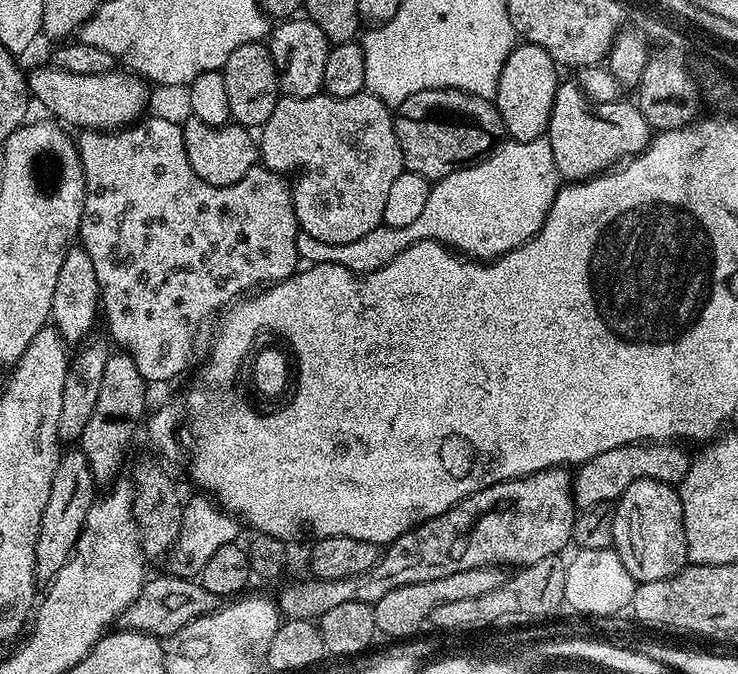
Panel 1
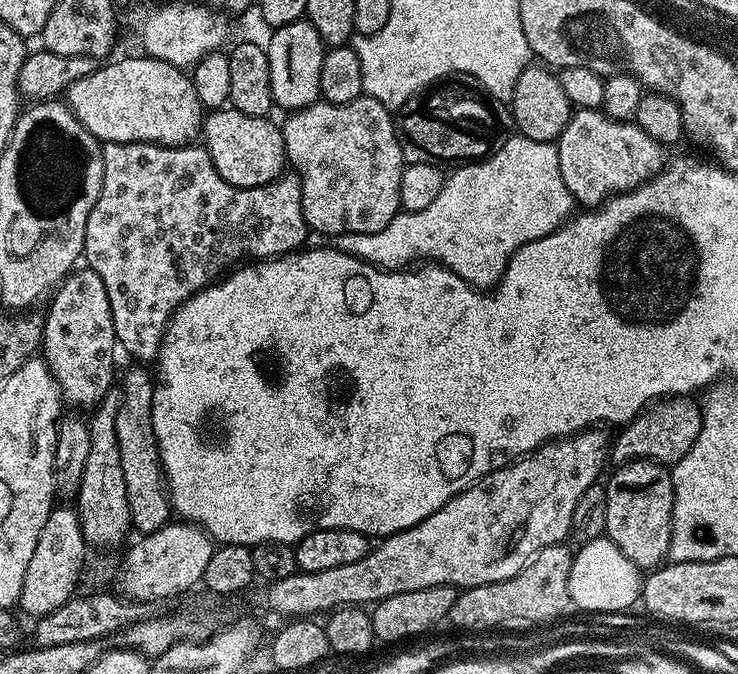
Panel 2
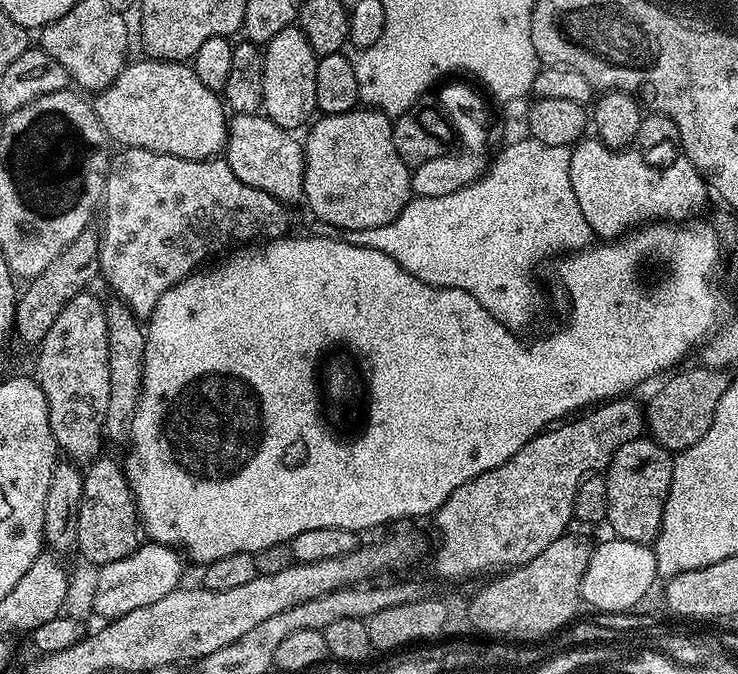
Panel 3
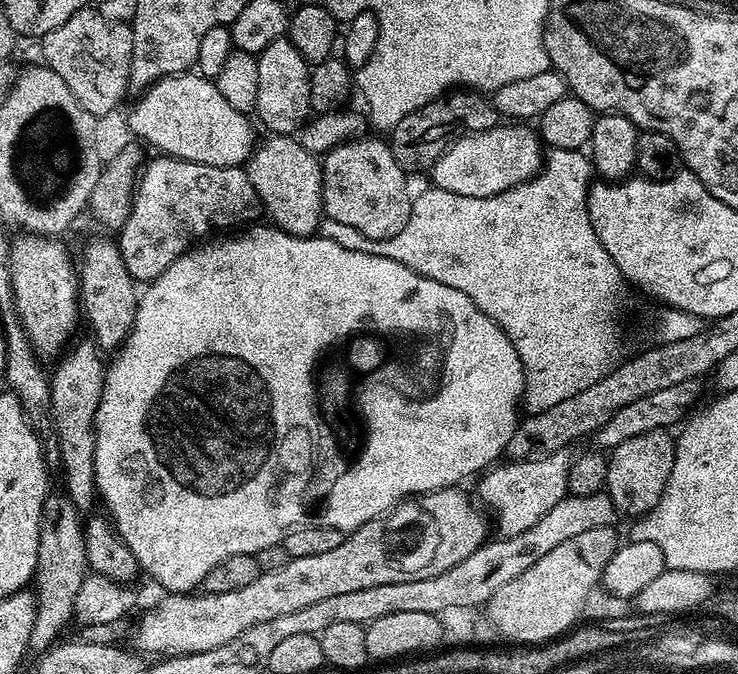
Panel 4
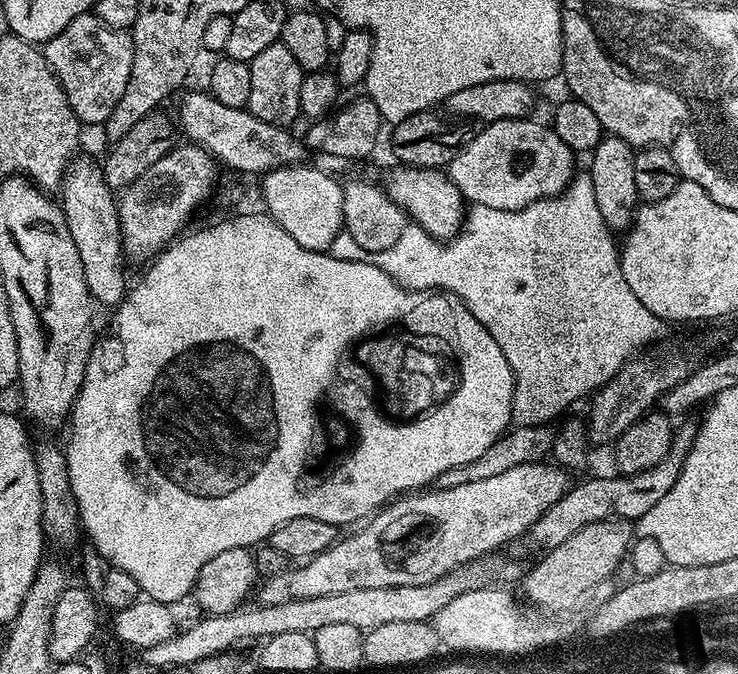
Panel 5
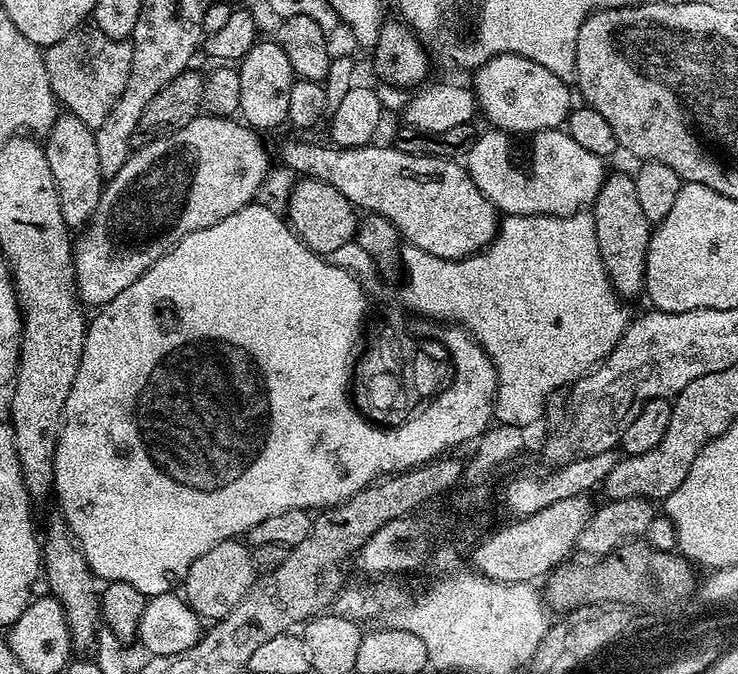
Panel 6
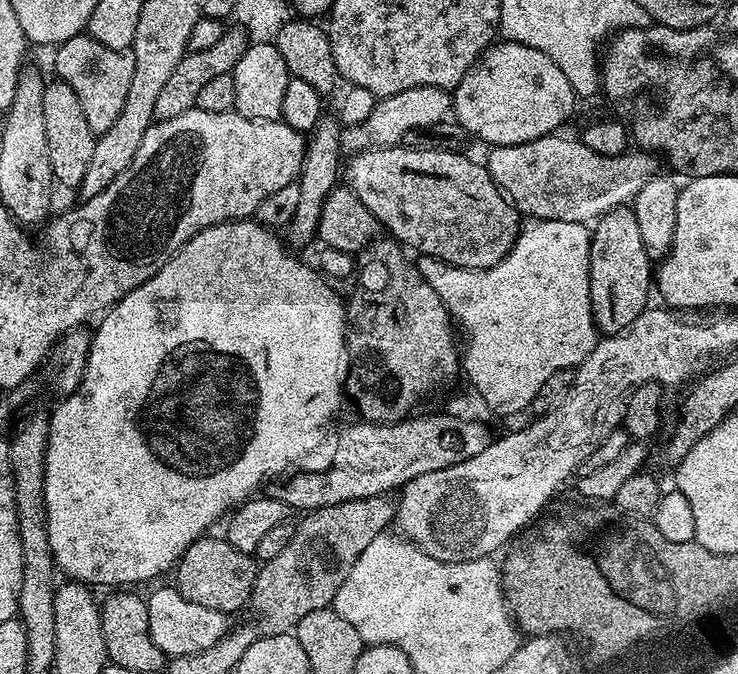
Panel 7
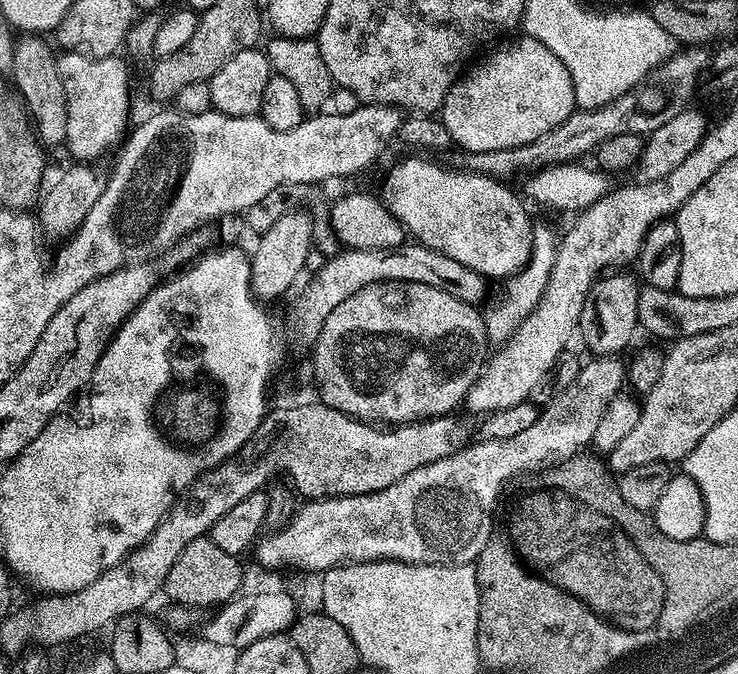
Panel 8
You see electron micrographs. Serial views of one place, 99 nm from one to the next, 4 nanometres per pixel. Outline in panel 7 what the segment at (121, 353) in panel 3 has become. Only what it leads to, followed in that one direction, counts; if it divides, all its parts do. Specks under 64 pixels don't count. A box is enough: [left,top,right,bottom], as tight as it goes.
[42,78,96,190]

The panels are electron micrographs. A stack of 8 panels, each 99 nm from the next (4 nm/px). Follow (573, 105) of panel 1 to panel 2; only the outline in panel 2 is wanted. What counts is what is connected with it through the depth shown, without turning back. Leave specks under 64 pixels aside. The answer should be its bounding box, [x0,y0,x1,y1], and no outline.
[555,108,666,206]

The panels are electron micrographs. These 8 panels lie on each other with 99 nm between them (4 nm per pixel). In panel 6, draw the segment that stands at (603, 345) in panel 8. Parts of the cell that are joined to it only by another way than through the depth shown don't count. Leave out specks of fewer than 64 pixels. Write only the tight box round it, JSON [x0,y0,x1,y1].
[590,171,653,298]

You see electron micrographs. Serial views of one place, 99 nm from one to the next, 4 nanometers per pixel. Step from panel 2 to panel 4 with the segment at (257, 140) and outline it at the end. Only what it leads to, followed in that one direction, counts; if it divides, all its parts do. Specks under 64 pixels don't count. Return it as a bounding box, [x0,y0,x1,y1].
[246,134,324,236]

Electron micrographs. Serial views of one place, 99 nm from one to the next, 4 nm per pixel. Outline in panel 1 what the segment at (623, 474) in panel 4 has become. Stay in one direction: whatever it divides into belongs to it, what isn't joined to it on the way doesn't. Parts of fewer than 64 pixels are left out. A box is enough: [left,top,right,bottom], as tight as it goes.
[612,478,689,584]

